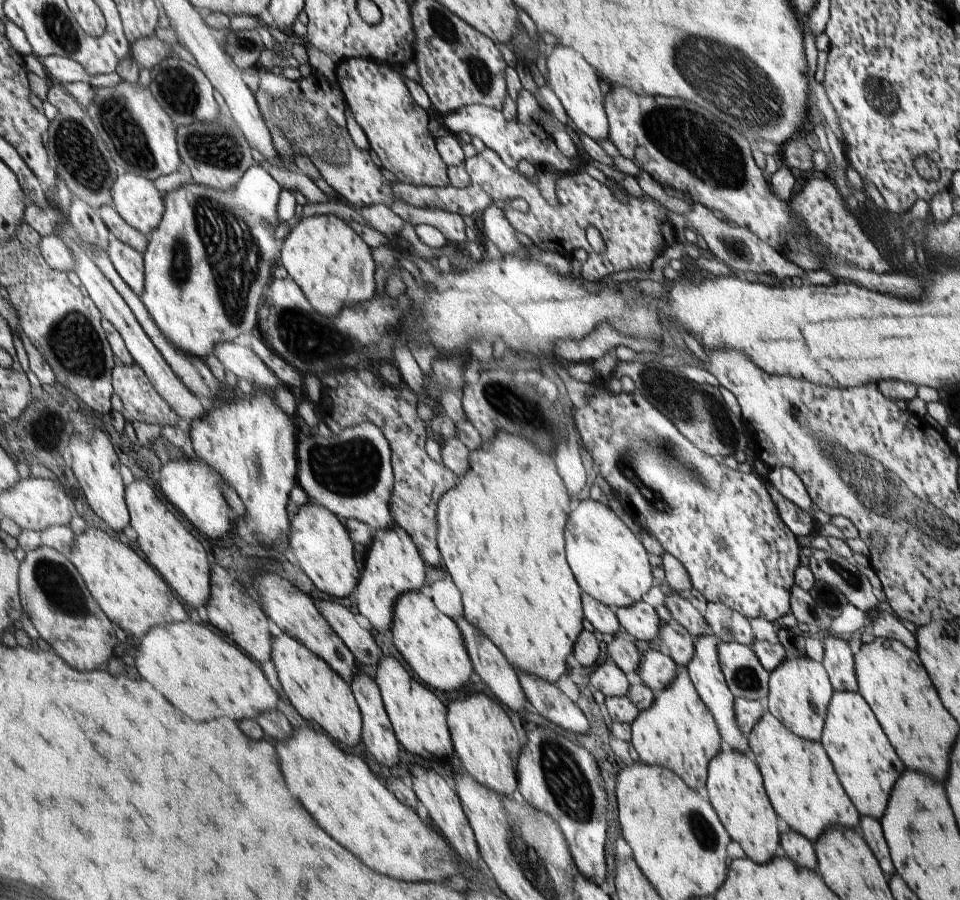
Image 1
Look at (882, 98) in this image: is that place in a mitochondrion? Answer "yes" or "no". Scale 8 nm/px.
yes

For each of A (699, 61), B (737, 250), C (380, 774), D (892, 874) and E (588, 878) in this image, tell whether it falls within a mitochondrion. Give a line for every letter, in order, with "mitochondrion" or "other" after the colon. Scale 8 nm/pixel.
A: mitochondrion
B: mitochondrion
C: other
D: other
E: other

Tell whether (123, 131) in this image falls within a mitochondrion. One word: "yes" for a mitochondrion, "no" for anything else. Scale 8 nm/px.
yes

